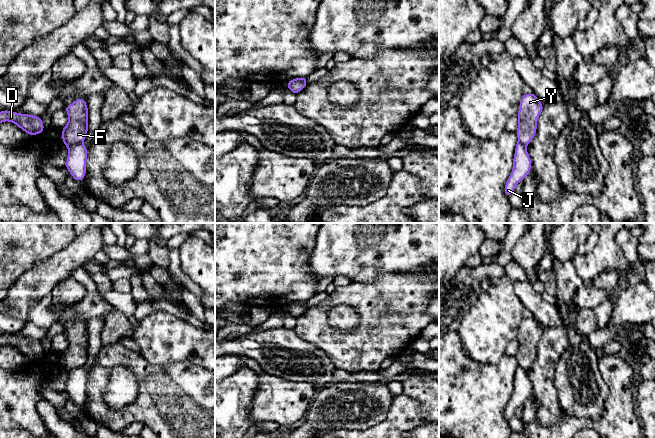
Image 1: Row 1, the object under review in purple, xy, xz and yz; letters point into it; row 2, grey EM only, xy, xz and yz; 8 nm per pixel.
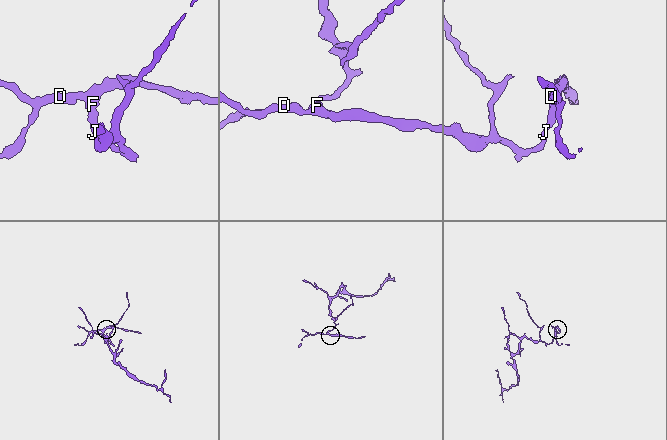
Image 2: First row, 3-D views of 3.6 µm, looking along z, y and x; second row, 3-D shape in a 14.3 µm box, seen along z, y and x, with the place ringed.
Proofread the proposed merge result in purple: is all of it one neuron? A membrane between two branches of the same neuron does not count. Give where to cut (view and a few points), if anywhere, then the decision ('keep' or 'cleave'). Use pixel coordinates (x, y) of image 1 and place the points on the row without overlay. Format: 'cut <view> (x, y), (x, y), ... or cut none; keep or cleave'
cut xy (82, 366), (68, 371); cleave

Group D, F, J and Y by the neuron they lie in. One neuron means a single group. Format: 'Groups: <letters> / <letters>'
Groups: D F Y / J

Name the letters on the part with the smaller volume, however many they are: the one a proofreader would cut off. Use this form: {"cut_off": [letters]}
{"cut_off": ["D", "F", "Y"]}

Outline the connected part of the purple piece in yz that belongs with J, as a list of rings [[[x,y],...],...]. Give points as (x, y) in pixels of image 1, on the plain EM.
[[[518,365],[513,381],[513,394],[504,411],[505,419],[509,421],[515,415],[517,407],[523,405],[530,396],[531,382],[527,376],[526,370]]]

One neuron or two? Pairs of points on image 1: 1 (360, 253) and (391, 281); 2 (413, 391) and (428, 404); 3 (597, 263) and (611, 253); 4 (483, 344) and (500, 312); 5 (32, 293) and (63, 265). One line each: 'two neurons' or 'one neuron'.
1: two neurons
2: one neuron
3: one neuron
4: one neuron
5: one neuron

